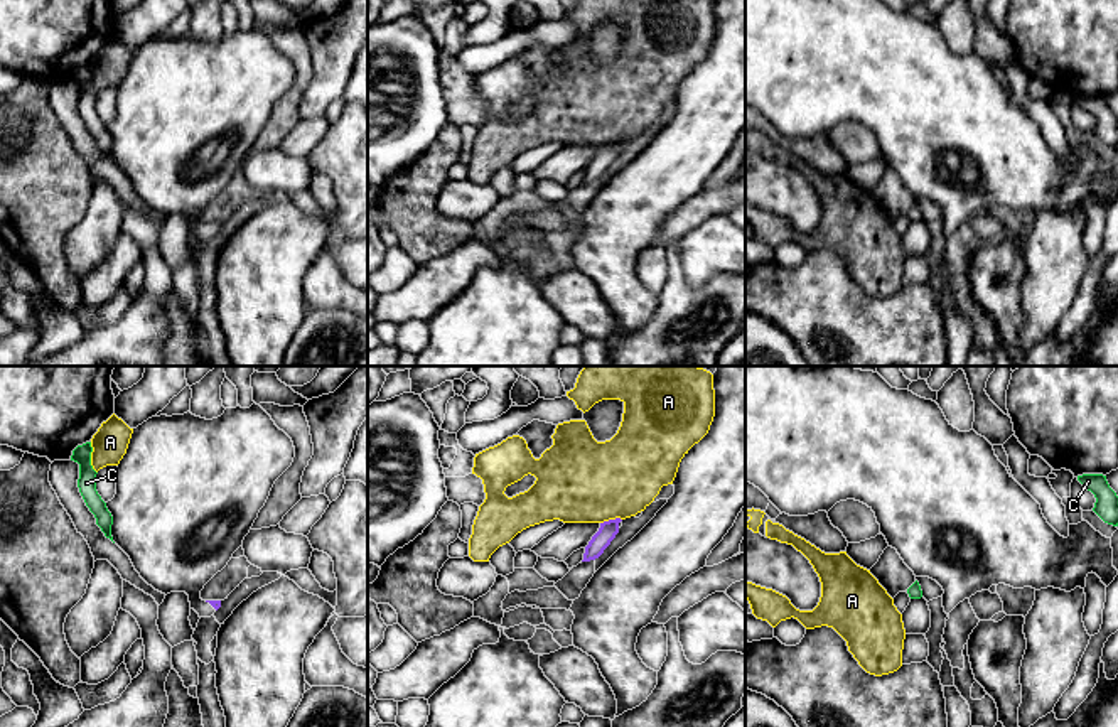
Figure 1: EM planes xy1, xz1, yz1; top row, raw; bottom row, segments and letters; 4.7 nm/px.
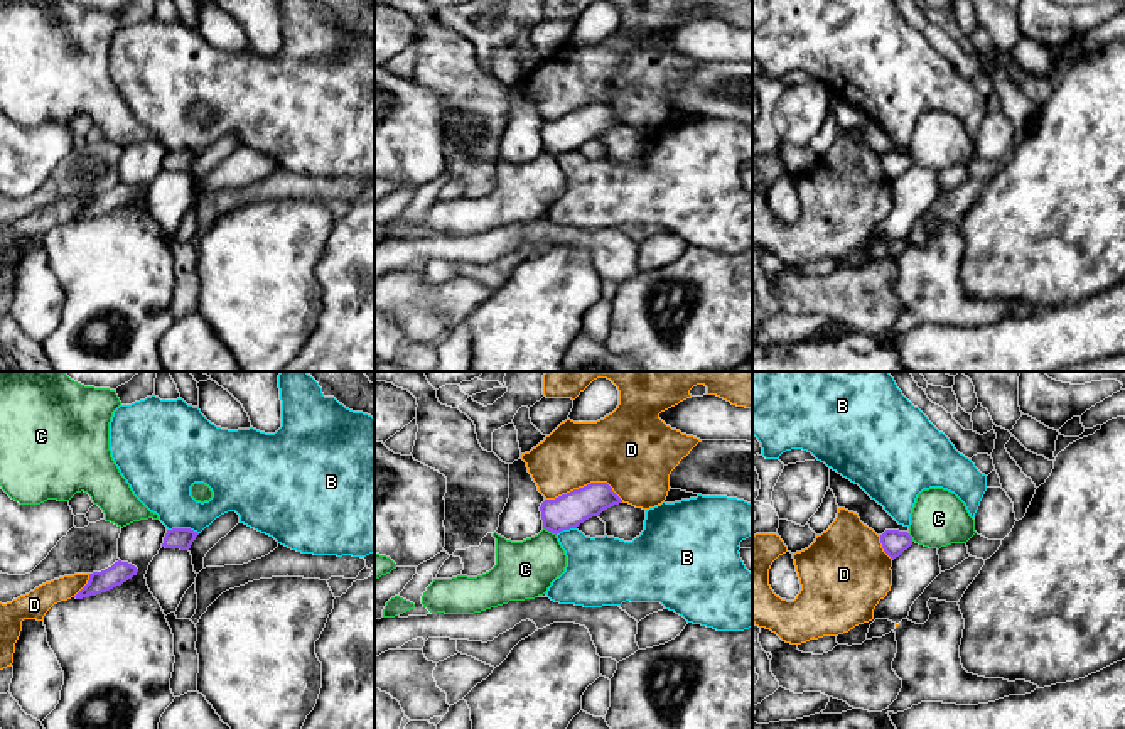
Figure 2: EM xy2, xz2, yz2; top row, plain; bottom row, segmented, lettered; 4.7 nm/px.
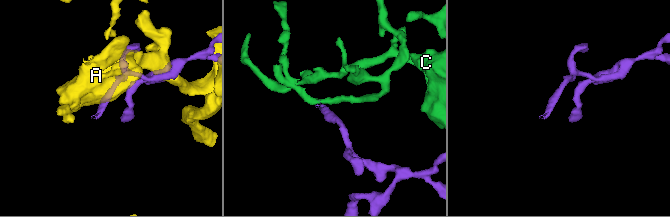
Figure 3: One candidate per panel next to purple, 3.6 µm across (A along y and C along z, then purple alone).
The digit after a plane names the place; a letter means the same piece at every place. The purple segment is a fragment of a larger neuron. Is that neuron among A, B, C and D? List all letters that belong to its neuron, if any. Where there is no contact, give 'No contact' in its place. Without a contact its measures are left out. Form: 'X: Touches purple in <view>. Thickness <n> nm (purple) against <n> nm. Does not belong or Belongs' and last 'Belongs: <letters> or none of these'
A: Touches purple in xz1. Thickness 90 nm (purple) against 400 nm. Does not belong
B: Touches purple in xy2. Thickness 100 nm (purple) against 280 nm. Does not belong
C: Touches purple in xz2. Thickness 160 nm (purple) against 280 nm. Does not belong
D: Touches purple in xz2. Thickness 160 nm (purple) against 360 nm. Does not belong
Belongs: none of these

